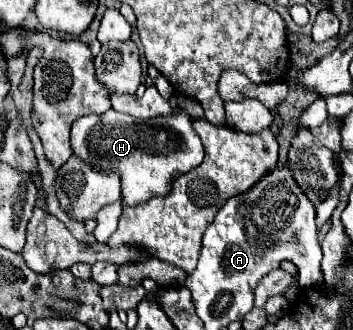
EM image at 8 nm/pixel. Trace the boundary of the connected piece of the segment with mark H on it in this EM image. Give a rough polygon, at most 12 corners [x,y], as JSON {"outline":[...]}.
{"outline":[[111,108],[73,124],[73,154],[121,172],[125,208],[169,194],[203,144],[189,114]]}

